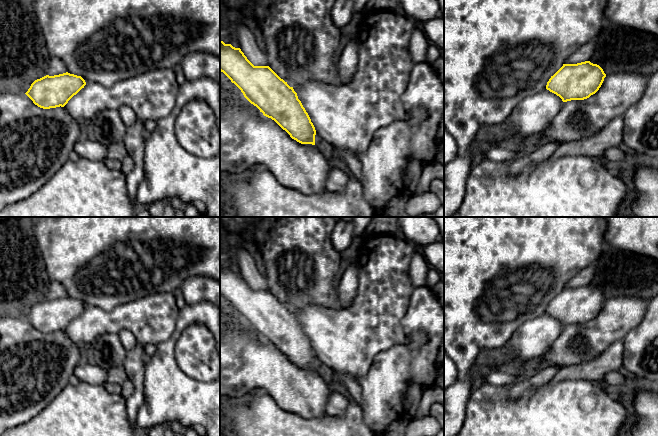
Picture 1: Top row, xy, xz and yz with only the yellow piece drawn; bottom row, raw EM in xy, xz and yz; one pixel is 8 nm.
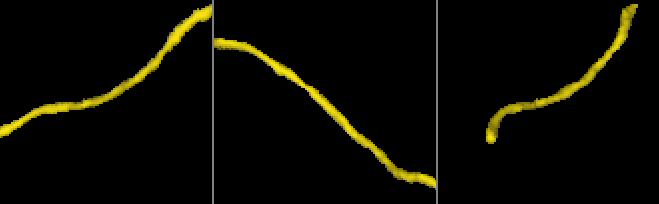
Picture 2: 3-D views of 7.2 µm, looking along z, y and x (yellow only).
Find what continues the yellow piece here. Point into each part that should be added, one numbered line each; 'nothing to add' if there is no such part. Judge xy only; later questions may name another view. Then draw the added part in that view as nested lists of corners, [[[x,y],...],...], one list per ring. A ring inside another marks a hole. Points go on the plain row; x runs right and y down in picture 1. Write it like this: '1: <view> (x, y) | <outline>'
nothing to add

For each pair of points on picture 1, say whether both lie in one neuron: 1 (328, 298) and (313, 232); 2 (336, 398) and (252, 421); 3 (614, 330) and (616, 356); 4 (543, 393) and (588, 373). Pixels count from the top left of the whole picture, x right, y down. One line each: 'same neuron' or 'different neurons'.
1: same neuron
2: different neurons
3: different neurons
4: different neurons

